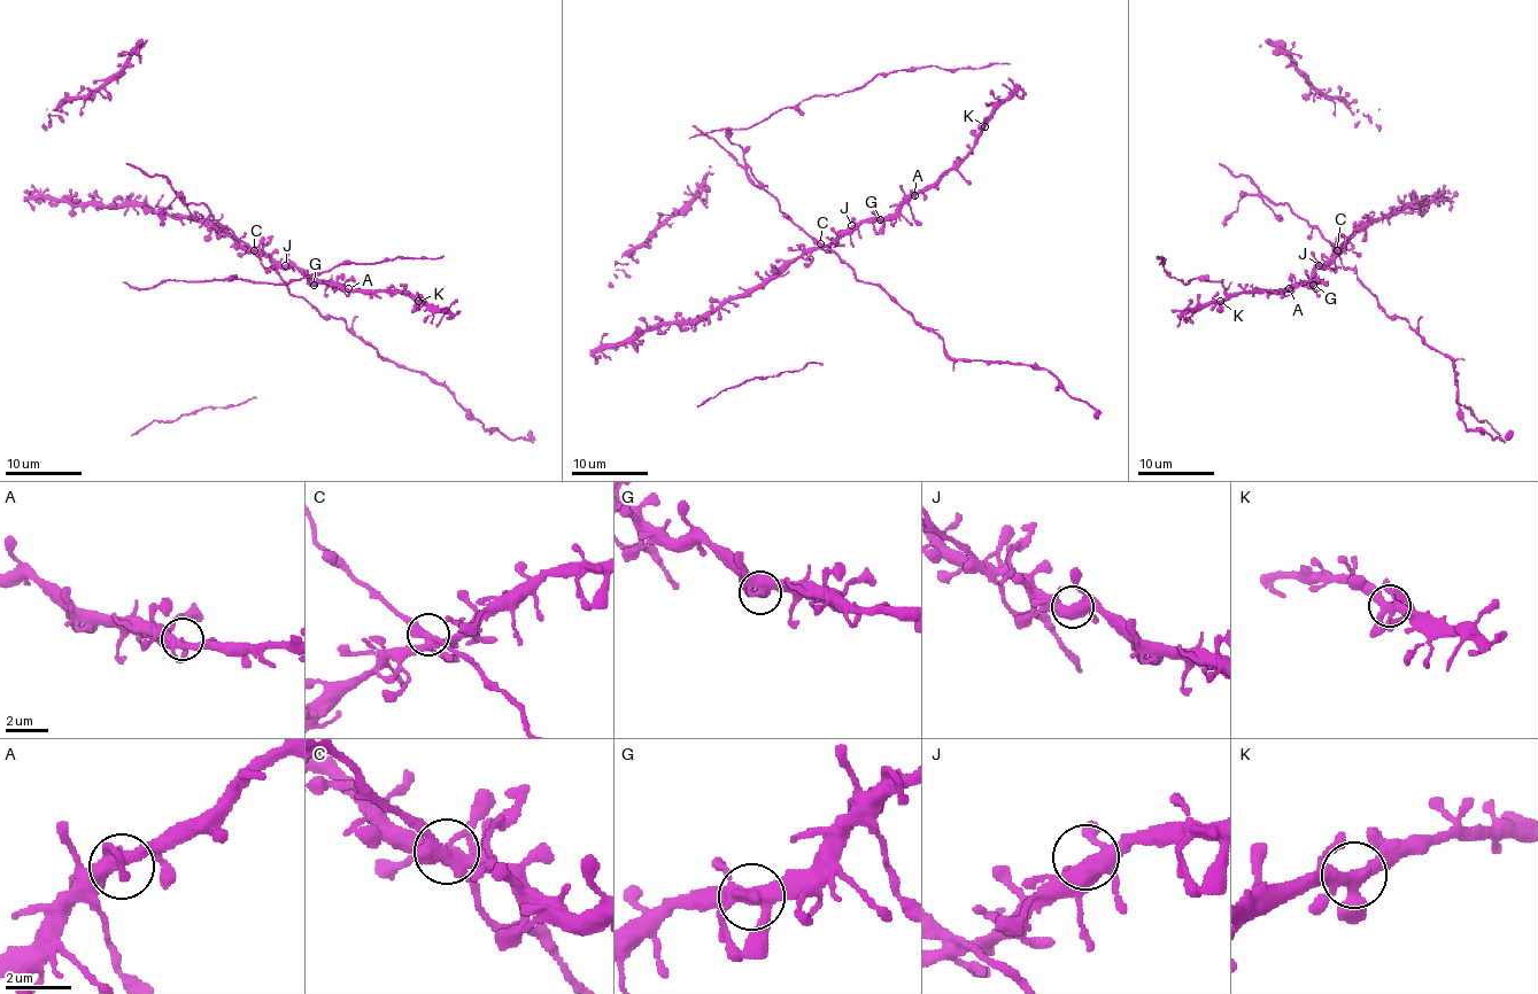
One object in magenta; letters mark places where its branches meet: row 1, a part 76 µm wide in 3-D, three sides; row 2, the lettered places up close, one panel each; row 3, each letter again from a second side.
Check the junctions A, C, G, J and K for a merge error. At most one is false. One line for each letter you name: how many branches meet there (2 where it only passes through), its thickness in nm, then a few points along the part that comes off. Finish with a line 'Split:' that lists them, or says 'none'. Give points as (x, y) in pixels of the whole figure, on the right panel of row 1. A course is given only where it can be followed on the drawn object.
C: 5 branches meet; 420 nm thick; foreign part runs (1336, 250), (1339, 263), (1389, 317), (1405, 318), (1452, 360), (1458, 411), (1467, 428), (1504, 440), (1513, 431)
Split: C

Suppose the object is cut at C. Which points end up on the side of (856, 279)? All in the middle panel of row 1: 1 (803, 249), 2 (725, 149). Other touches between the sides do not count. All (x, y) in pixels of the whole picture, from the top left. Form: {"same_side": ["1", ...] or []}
{"same_side": ["2"]}

